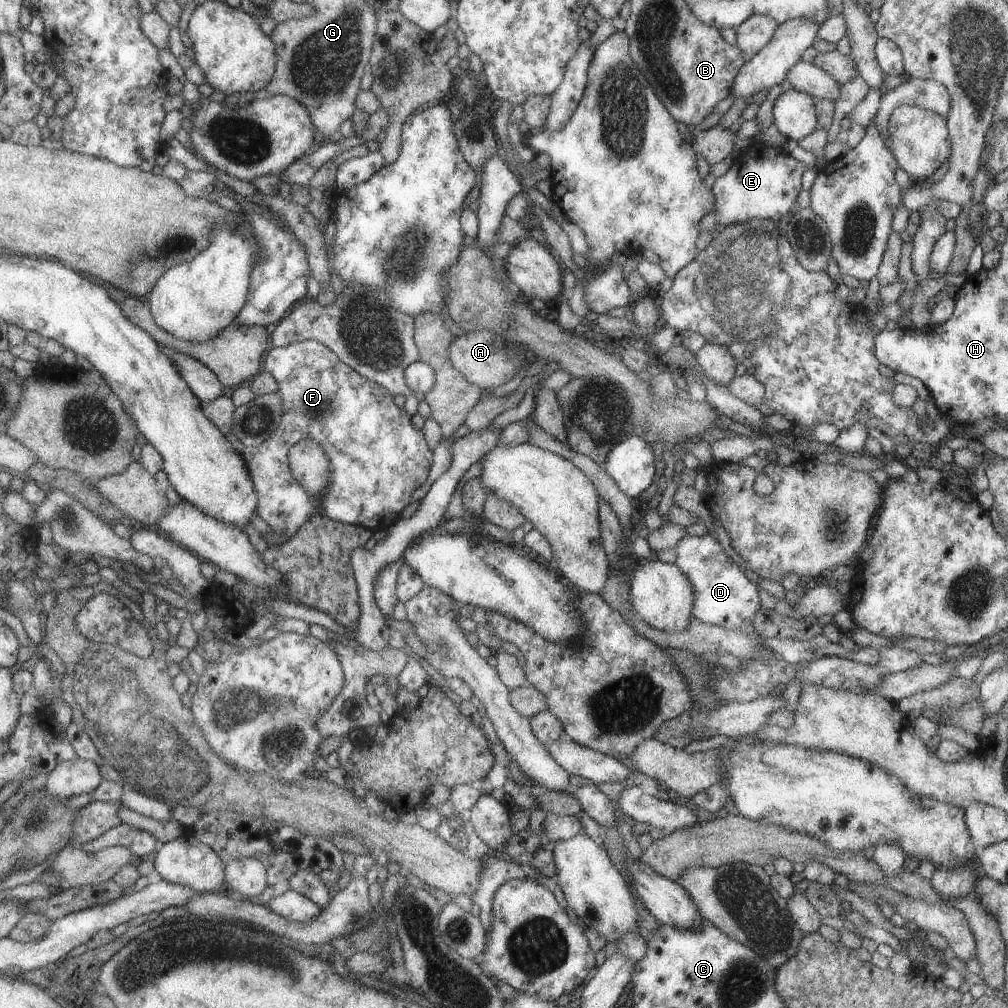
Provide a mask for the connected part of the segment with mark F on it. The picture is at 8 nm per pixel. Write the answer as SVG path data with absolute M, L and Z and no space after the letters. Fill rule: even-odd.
M304 340L304 341L299 341L296 343L291 343L288 344L287 346L284 347L273 347L270 346L269 349L266 351L264 356L262 357L262 368L261 370L267 371L271 376L275 379L276 382L276 392L277 396L279 396L280 401L281 401L281 416L280 416L280 421L279 424L277 425L277 428L271 433L271 436L267 438L266 441L263 441L259 446L256 447L243 447L241 448L241 443L237 442L231 434L227 434L225 438L229 440L229 444L233 446L235 449L236 453L239 453L242 456L242 459L245 461L245 464L247 465L247 470L249 473L249 476L251 477L252 480L252 485L254 486L254 491L256 492L256 499L257 499L257 506L255 509L255 512L257 516L262 520L264 520L268 526L271 528L272 531L274 531L277 534L285 532L289 532L289 534L294 535L295 532L297 532L297 529L310 518L311 512L313 512L313 508L318 506L318 502L320 503L320 512L327 516L327 518L330 518L332 521L337 521L346 525L355 525L355 526L363 526L365 528L368 528L371 532L375 532L378 534L383 534L386 529L388 529L391 524L393 524L397 519L400 518L401 511L407 504L409 504L409 500L411 500L411 493L421 486L423 482L425 482L425 479L427 478L427 472L429 472L429 466L431 466L431 458L433 458L433 453L429 448L427 447L427 444L425 443L425 440L423 439L423 432L422 430L416 430L411 426L411 420L410 417L405 413L403 409L398 408L394 403L393 403L393 396L392 394L389 394L387 390L385 390L382 386L379 386L378 384L375 384L374 382L371 382L370 380L367 380L366 378L363 378L362 376L359 376L352 368L349 368L346 364L343 364L324 344L321 344L320 342L314 341L314 340ZM303 439L311 439L323 452L327 455L327 458L329 459L329 464L328 464L328 469L329 469L329 476L328 479L326 480L325 486L320 490L320 499L318 502L316 501L315 497L312 497L302 486L299 484L292 475L292 472L290 471L289 465L287 463L287 456L288 456L288 448L292 445L295 444L297 441Z

